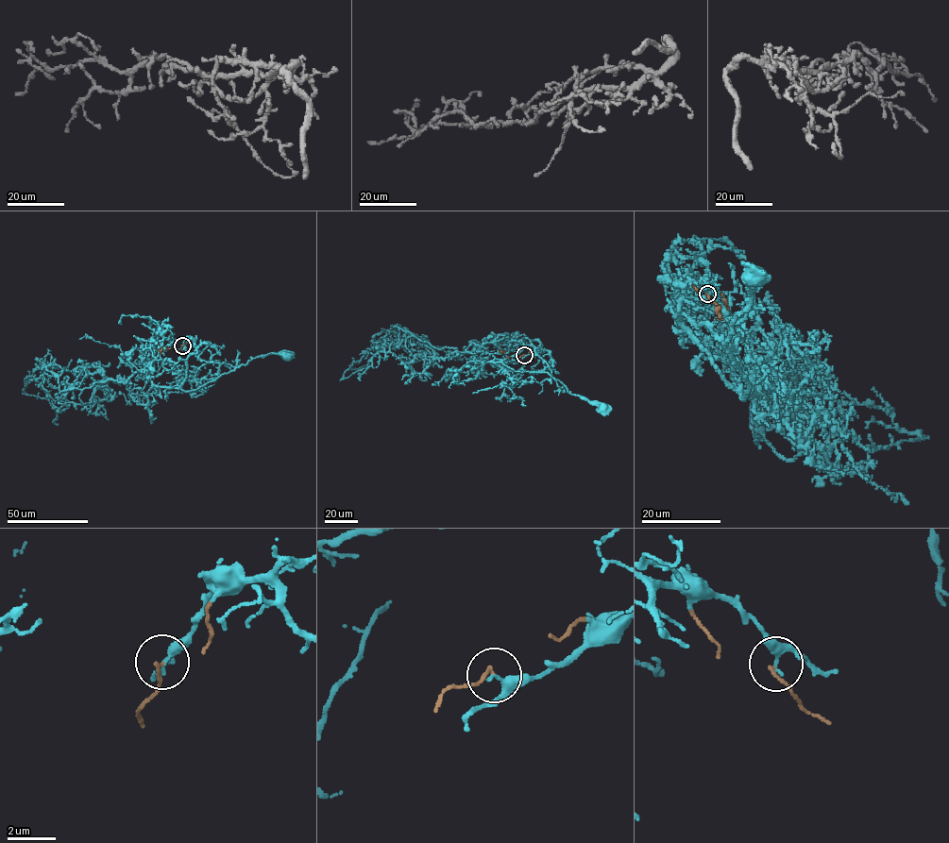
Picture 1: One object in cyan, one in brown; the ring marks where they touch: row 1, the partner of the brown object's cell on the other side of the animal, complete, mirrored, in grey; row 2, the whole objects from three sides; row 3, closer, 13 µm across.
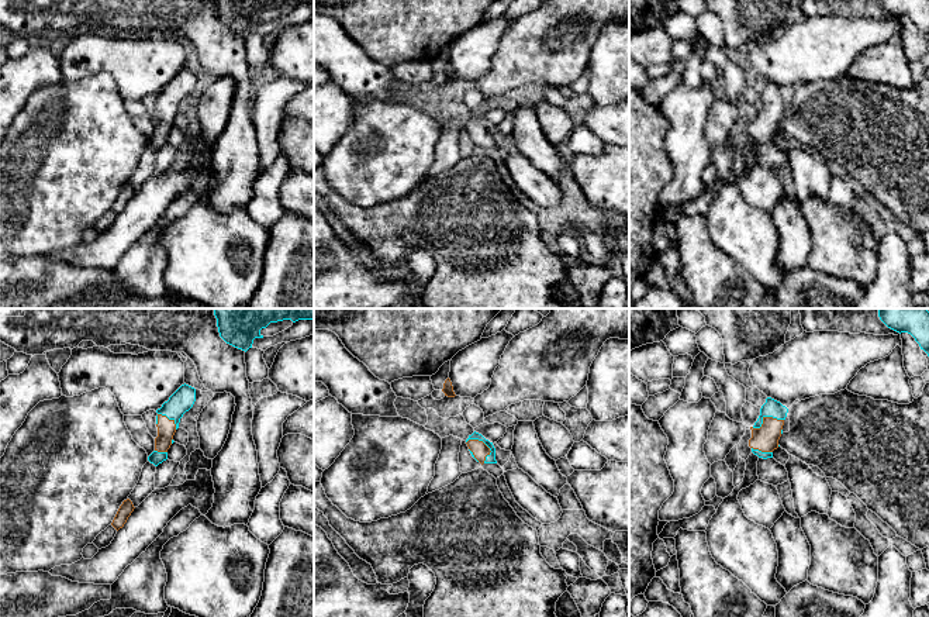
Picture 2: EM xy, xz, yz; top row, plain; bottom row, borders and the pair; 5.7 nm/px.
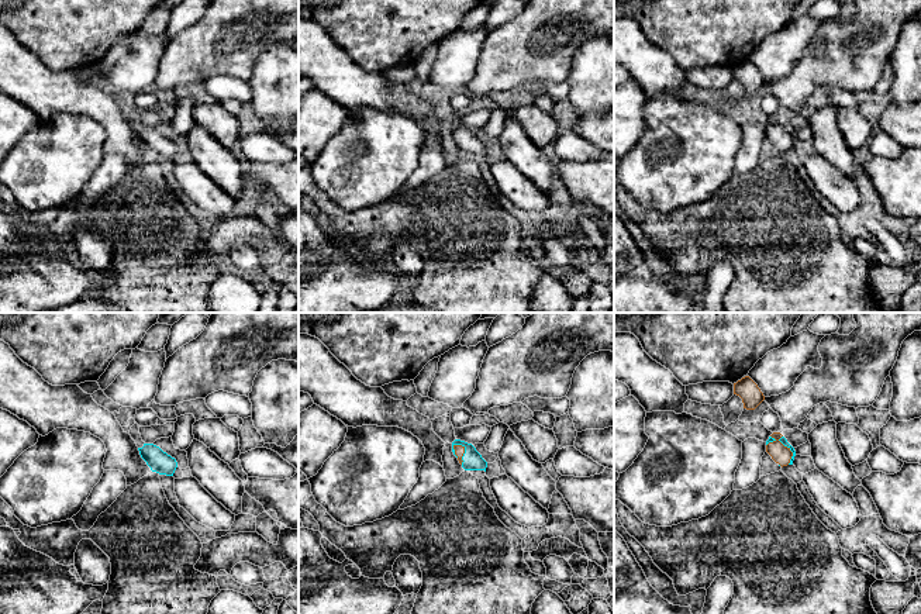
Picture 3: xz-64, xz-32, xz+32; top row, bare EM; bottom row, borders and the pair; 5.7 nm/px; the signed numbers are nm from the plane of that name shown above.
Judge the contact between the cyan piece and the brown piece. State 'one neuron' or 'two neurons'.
two neurons

